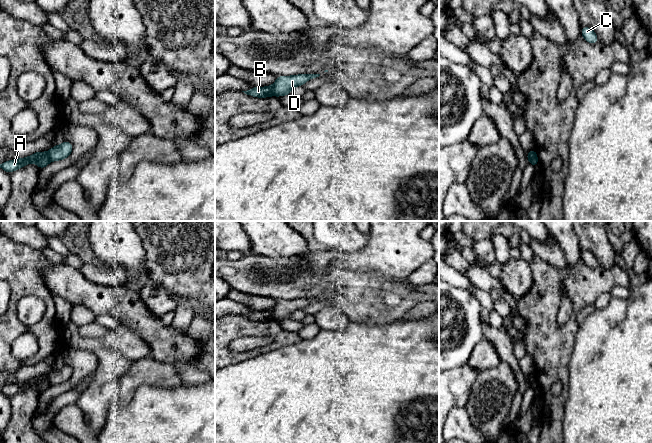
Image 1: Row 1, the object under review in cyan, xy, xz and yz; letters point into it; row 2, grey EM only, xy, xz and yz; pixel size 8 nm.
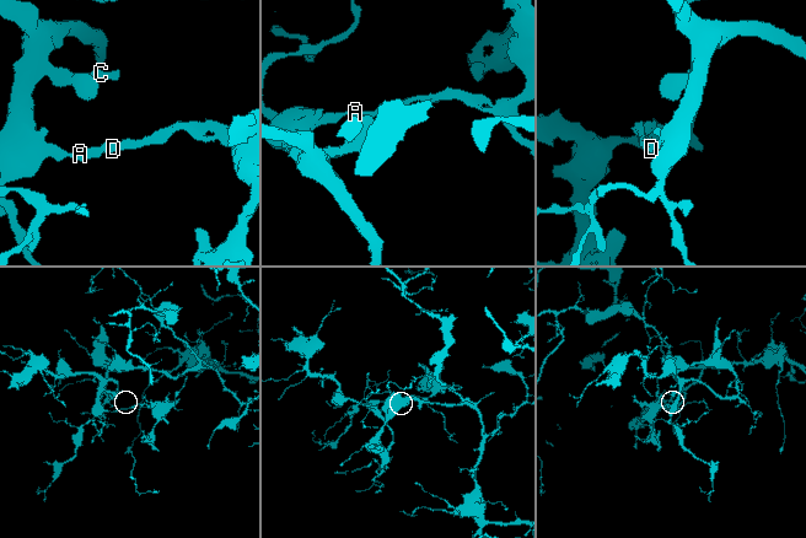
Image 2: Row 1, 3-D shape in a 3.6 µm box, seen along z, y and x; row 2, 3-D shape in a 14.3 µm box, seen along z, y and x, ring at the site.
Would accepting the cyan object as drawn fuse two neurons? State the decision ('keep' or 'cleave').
cleave

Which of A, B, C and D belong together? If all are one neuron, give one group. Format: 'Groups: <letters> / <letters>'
Groups: A B C / D

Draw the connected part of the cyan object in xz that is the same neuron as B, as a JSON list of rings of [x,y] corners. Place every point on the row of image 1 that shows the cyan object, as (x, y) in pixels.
[[[267,86],[267,87],[253,87],[250,90],[247,91],[242,91],[245,94],[253,97],[260,97],[260,98],[266,98],[269,96],[272,96],[272,87]]]

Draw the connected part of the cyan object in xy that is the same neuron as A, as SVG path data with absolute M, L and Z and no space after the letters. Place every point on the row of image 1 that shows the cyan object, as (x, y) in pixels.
M39 151L26 158L5 161L0 164L0 168L5 170L7 173L11 173L19 168L26 166L29 163L37 164L38 167L42 170L50 163L50 160L47 153Z

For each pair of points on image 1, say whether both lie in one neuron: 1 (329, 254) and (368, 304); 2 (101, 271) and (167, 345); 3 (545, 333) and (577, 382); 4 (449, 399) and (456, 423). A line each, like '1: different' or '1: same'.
1: same
2: different
3: different
4: different

